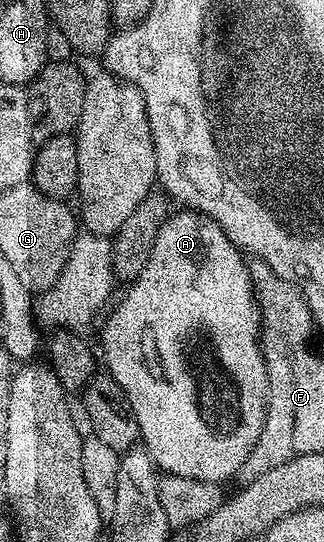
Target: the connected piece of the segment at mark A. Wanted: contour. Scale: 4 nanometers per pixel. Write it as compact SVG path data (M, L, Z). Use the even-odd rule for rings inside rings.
M180 208L180 211L173 213L171 216L164 219L160 223L160 231L154 240L154 248L148 257L148 263L142 268L142 272L136 278L136 281L127 287L128 295L121 300L116 306L116 311L108 318L108 323L104 326L104 331L100 334L100 346L104 349L104 358L102 354L103 369L112 377L116 383L122 388L122 392L126 396L126 400L130 404L130 408L134 412L134 416L140 425L140 437L143 445L146 447L149 454L154 456L154 461L165 475L173 474L174 476L189 477L190 480L214 482L219 484L226 483L227 478L235 479L240 473L240 469L246 464L246 460L250 456L250 452L254 452L254 446L258 444L258 436L262 436L262 428L264 427L264 411L268 404L268 366L264 363L264 352L262 349L262 323L260 321L260 304L258 295L252 288L252 278L248 275L248 262L245 255L242 253L241 247L237 246L235 242L228 239L228 233L221 228L213 218L207 218L205 214L200 213L195 208Z

